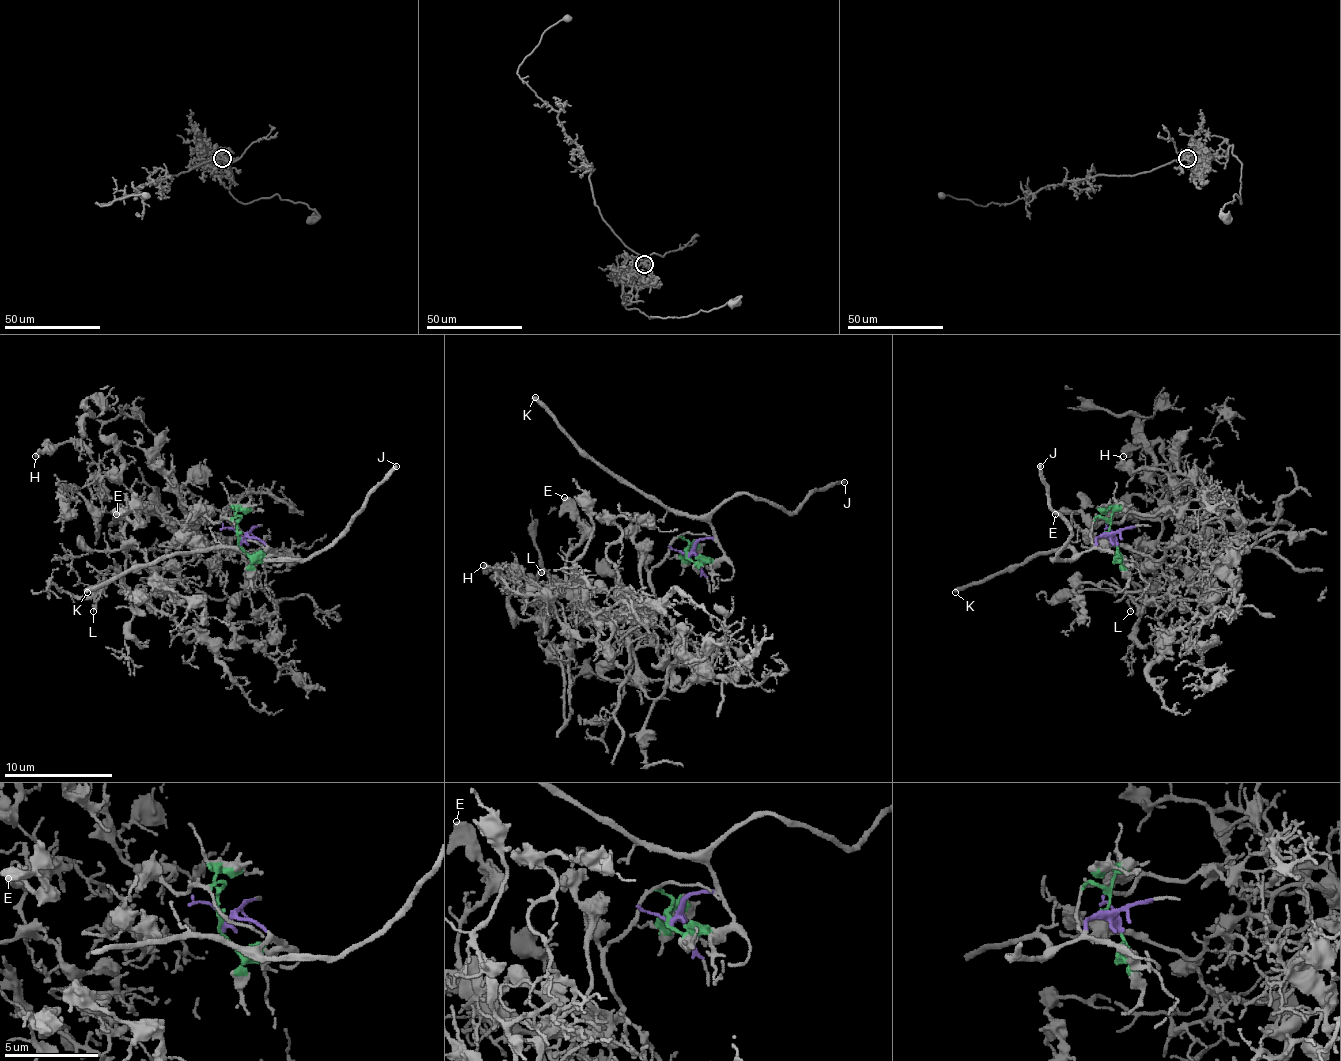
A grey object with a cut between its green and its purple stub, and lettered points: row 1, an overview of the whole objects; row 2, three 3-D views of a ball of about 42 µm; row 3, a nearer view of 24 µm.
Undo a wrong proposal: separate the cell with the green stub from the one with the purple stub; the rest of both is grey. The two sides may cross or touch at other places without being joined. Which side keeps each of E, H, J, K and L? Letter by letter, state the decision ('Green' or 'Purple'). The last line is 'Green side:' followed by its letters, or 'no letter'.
E: Green
H: Green
J: Purple
K: Purple
L: Green
Green side: E, H, L

